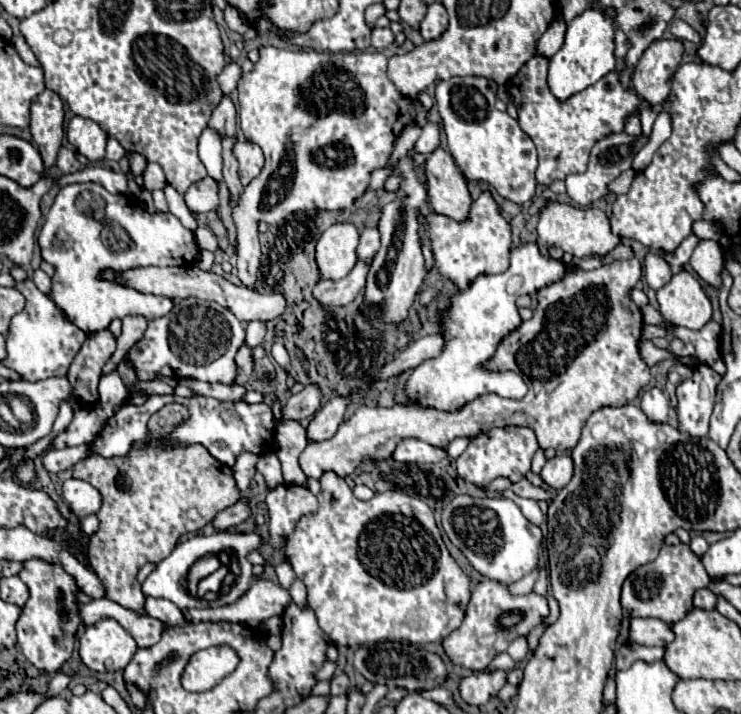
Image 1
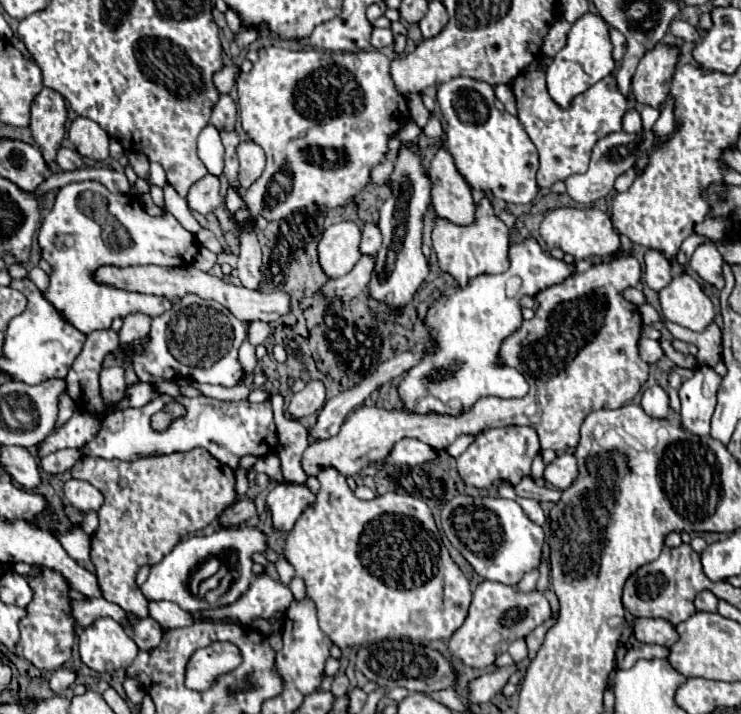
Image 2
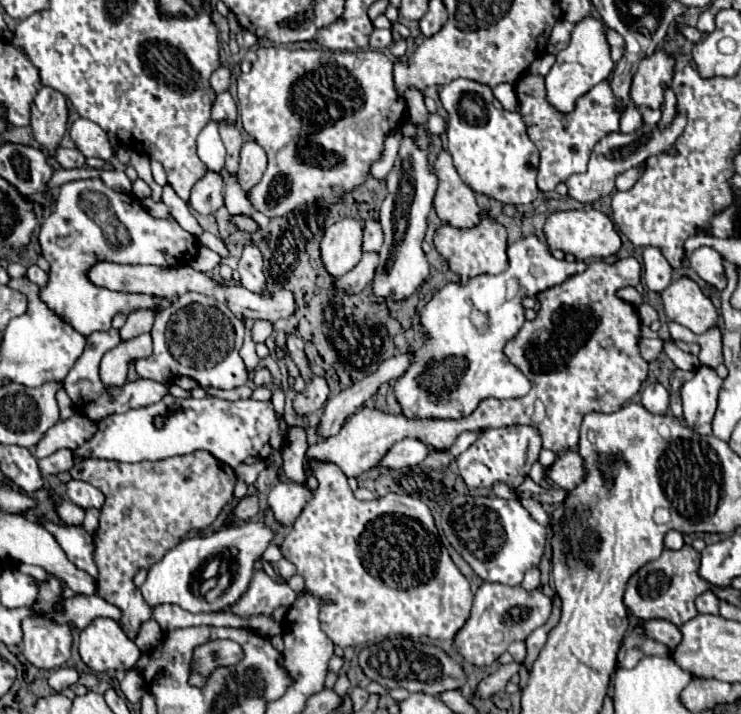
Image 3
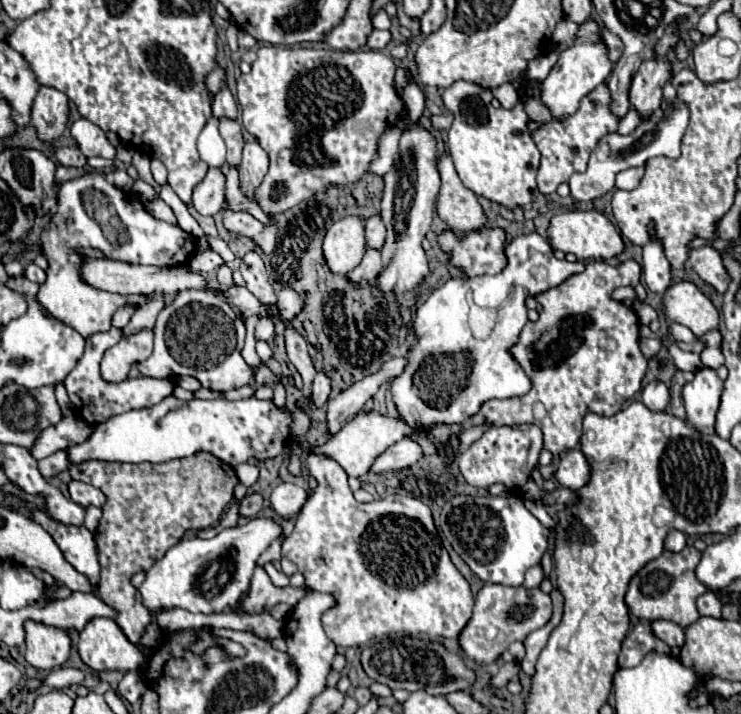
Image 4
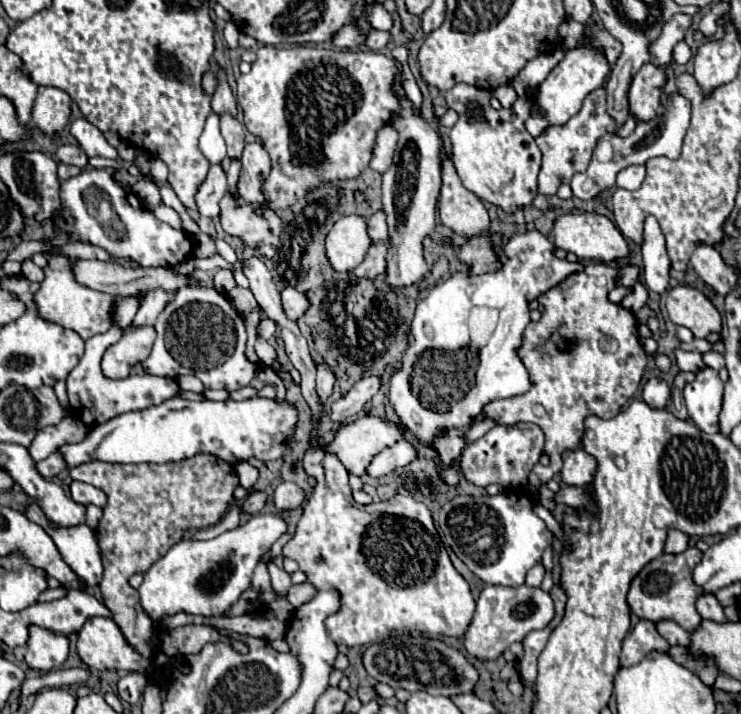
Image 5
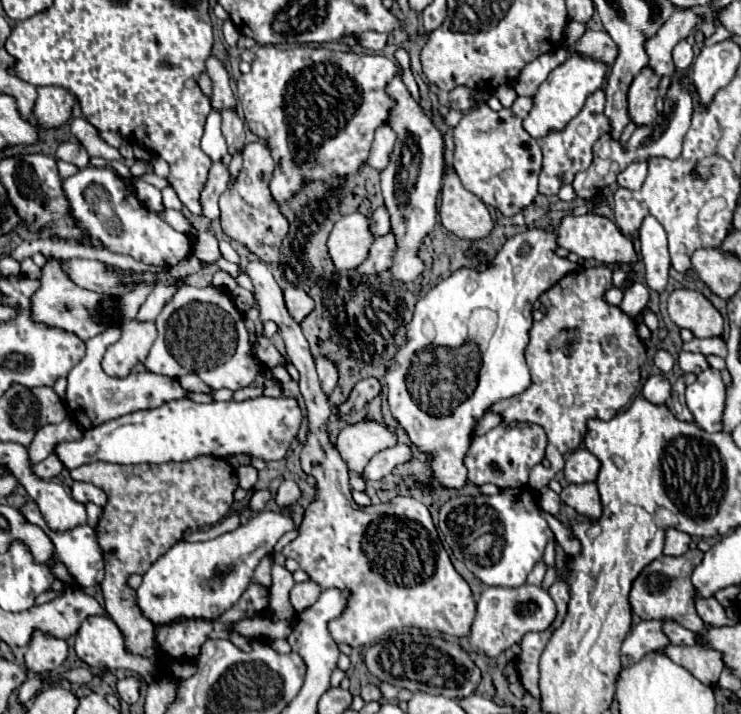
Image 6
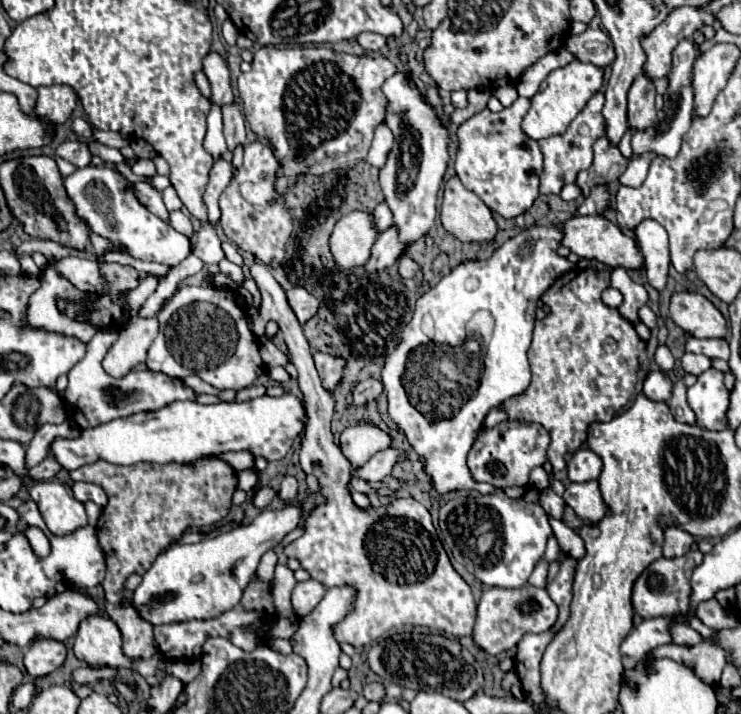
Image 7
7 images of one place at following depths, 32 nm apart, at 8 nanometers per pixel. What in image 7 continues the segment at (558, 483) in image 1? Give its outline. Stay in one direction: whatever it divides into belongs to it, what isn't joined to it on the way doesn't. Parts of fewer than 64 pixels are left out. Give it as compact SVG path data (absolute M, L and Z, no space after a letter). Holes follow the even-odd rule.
M590 448L578 450L568 462L568 478L572 482L588 482L598 480L602 472L602 458L594 454Z

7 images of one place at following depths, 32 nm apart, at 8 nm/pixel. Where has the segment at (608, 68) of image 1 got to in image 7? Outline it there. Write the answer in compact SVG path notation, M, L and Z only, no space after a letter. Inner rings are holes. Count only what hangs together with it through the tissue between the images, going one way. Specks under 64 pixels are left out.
M574 60L572 64L558 68L548 74L548 78L540 84L540 90L530 98L530 110L522 120L522 132L532 140L550 138L556 134L564 134L568 124L576 118L576 114L586 106L586 102L598 92L602 84L602 70L594 64L582 64Z

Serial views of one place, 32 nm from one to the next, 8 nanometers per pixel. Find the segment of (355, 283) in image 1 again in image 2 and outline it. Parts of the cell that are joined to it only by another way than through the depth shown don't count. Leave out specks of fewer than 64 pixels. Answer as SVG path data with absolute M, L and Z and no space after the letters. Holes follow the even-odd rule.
M362 256L358 260L358 264L352 268L352 272L348 272L346 276L342 276L338 280L330 280L322 288L322 292L328 298L346 298L346 300L350 300L350 298L358 296L368 286L374 264L376 264L376 256Z

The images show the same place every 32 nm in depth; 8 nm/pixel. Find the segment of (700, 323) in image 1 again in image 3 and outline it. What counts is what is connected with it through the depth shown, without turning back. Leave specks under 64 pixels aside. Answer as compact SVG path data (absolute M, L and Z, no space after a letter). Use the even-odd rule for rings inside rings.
M690 278L674 280L662 292L662 304L668 320L690 328L694 334L704 334L718 324L718 312L714 304Z

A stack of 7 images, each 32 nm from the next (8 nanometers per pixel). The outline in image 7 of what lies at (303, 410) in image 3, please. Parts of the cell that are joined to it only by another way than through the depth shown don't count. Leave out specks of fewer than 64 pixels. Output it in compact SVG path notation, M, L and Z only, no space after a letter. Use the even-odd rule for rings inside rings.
M314 352L314 362L318 368L318 374L322 378L322 384L326 390L334 390L336 384L342 380L346 360L336 354L326 354L326 352Z

